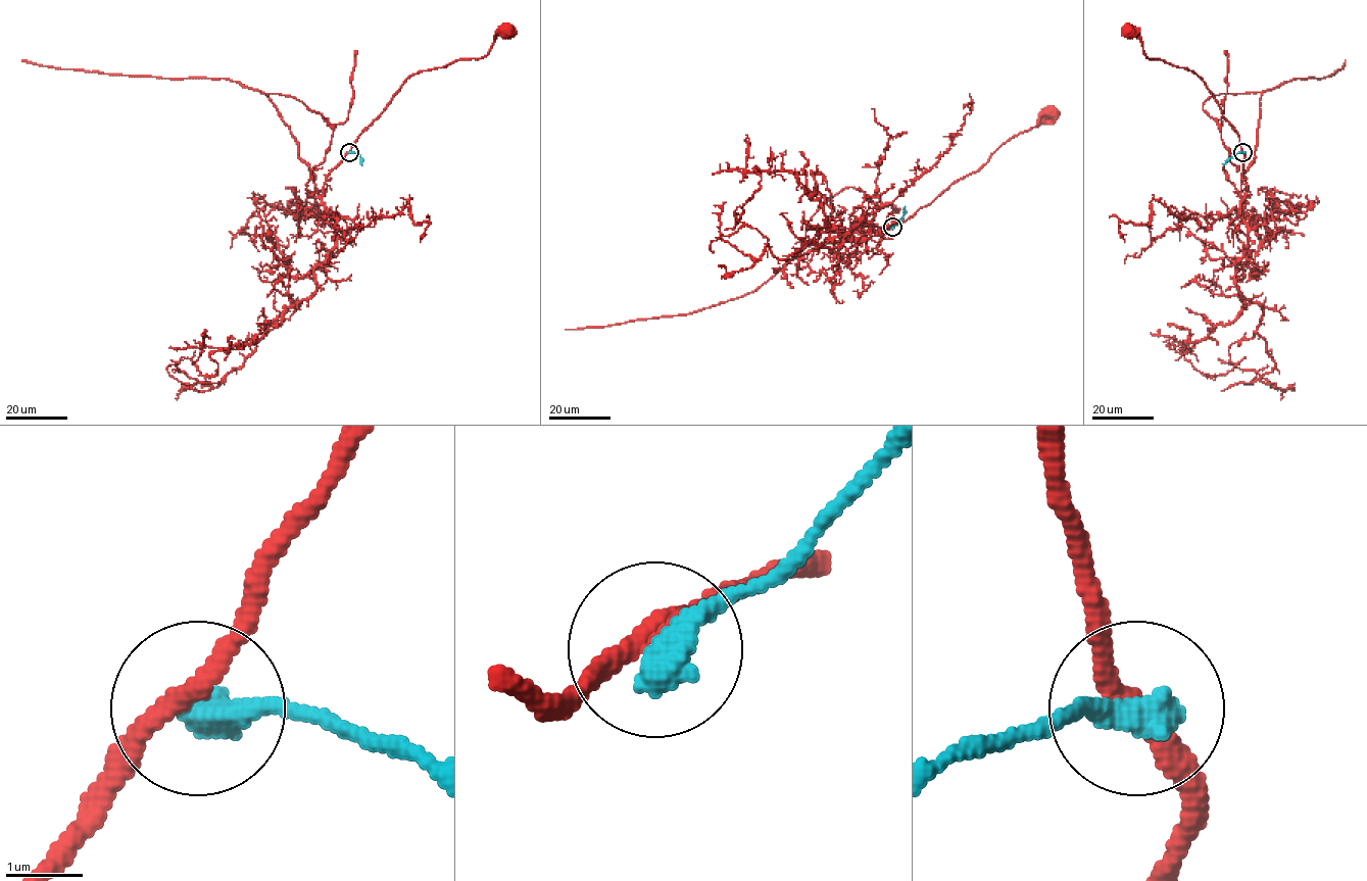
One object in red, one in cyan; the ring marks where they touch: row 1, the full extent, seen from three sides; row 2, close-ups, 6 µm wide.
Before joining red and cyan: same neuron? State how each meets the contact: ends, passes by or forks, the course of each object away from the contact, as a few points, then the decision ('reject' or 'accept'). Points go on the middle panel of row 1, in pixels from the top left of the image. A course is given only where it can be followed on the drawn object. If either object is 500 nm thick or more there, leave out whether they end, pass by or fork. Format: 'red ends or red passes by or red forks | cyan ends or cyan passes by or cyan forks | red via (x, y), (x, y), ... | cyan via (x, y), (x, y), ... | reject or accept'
red passes by | cyan ends | red via (891, 227), (910, 218), (951, 184), (976, 172), (1003, 144), (1034, 127), (1039, 115), (1048, 109) | cyan via (892, 227), (902, 216), (906, 207) | reject

